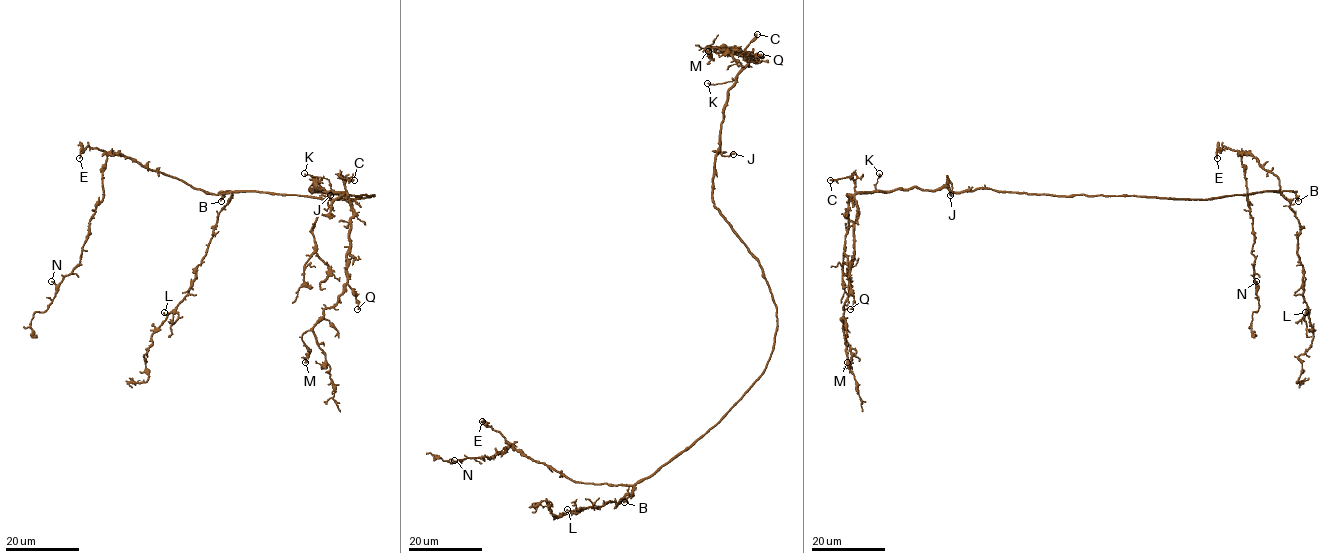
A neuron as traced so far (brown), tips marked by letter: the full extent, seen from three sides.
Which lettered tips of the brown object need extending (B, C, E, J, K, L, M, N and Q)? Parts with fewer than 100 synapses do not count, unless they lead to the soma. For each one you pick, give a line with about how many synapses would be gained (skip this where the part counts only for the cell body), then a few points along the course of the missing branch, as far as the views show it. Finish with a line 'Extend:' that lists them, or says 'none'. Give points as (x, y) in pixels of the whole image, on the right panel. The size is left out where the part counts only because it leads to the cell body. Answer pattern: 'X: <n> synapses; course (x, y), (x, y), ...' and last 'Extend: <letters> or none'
Extend: C

